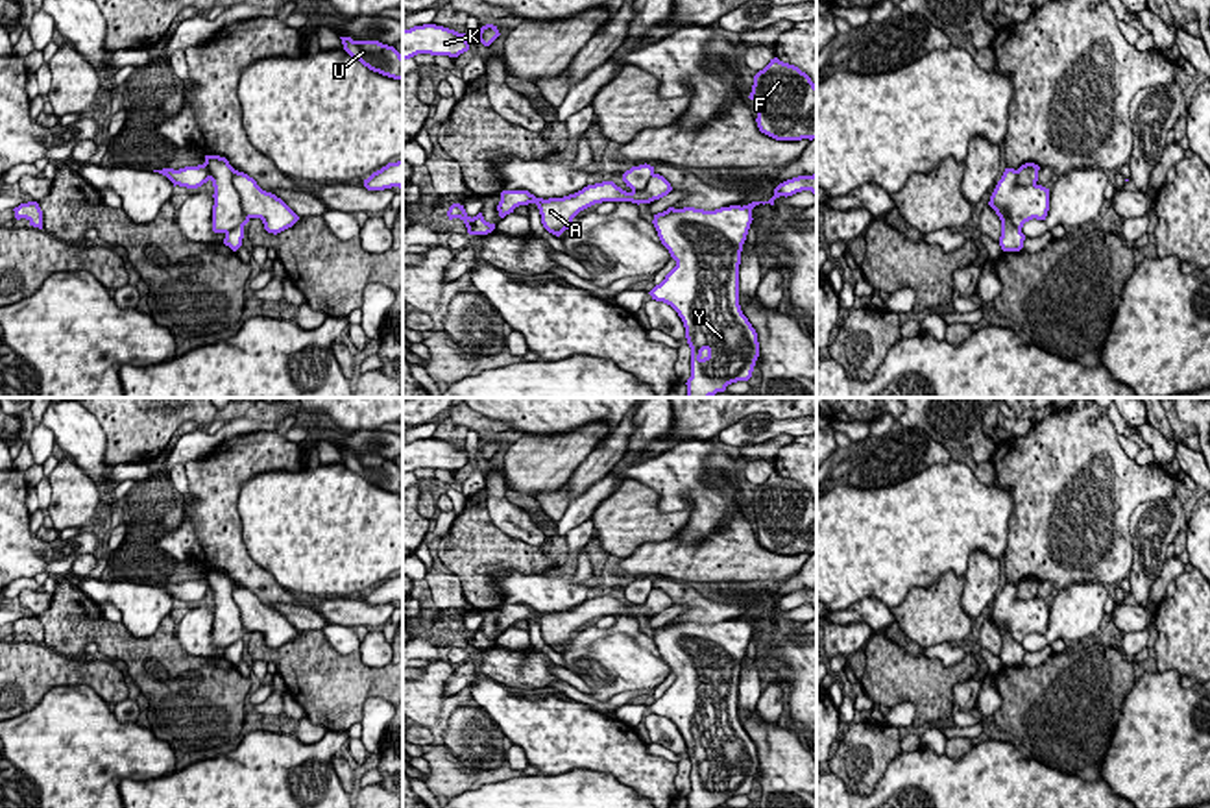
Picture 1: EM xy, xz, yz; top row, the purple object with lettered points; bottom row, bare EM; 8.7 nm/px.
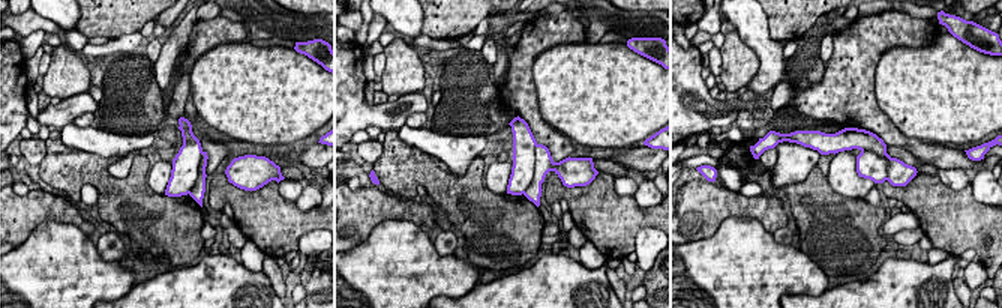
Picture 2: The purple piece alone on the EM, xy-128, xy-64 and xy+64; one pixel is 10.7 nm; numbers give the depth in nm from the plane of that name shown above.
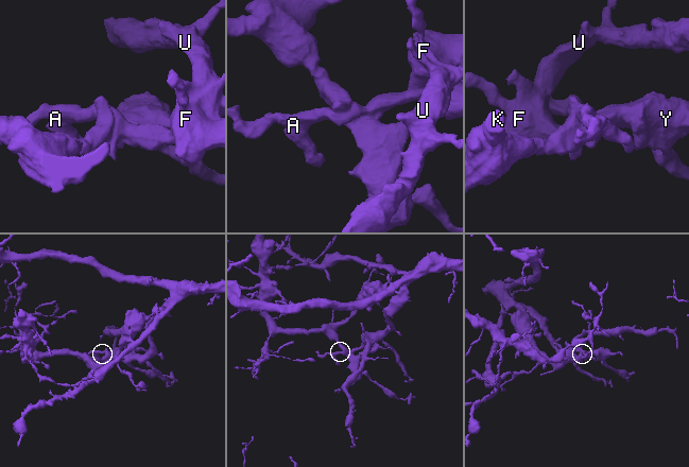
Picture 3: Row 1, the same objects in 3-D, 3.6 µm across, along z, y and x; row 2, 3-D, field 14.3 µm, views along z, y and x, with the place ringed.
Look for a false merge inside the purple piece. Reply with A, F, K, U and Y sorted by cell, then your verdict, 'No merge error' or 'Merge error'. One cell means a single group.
Groups: A F U / K Y. Merge error

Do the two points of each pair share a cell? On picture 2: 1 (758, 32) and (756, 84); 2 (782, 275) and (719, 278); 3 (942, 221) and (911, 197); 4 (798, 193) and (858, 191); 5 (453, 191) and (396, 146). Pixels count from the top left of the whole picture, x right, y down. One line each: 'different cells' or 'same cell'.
1: same cell
2: same cell
3: same cell
4: different cells
5: same cell

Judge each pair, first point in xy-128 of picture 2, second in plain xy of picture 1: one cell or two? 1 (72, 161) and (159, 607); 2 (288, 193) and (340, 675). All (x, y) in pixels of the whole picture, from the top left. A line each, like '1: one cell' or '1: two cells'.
1: two cells
2: two cells

